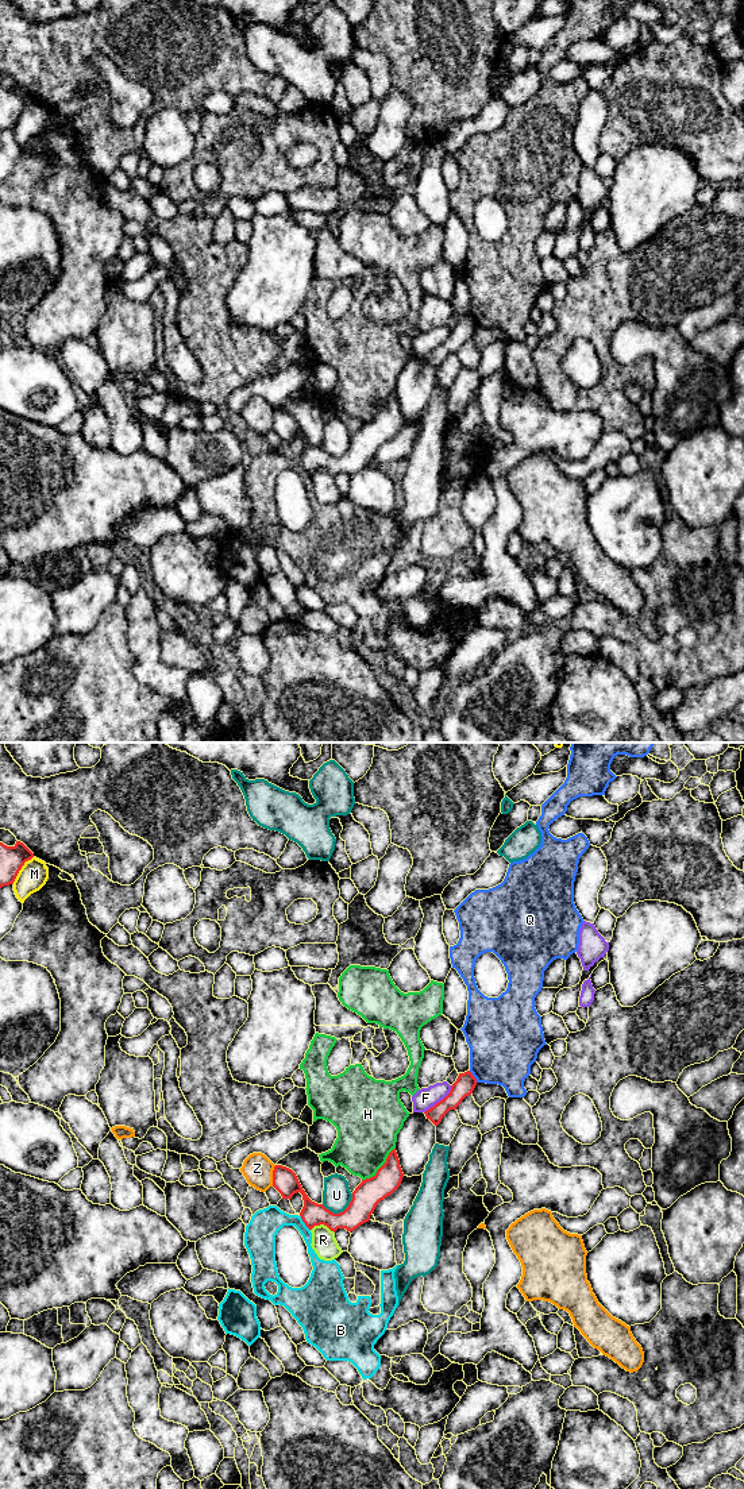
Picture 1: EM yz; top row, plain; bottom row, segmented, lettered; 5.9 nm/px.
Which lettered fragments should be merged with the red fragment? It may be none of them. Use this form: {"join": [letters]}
{"join": []}

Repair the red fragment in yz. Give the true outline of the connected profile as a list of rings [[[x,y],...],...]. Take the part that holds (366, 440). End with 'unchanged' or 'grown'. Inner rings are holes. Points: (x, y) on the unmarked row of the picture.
[[[393,393],[377,417],[370,423],[362,424],[352,436],[348,451],[339,458],[334,458],[323,448],[312,445],[302,433],[296,417],[286,410],[274,410],[273,431],[281,437],[282,443],[290,444],[297,436],[302,439],[304,451],[300,460],[309,474],[324,468],[334,477],[338,472],[346,472],[351,477],[370,464],[377,448],[400,431],[402,421],[400,404],[396,393]]]; unchanged

